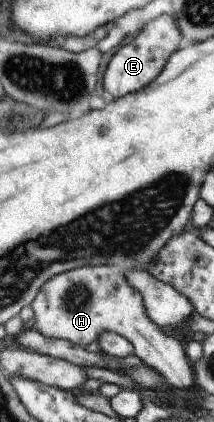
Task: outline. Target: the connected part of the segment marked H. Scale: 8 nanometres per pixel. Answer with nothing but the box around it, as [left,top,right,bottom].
[30,266,194,393]

